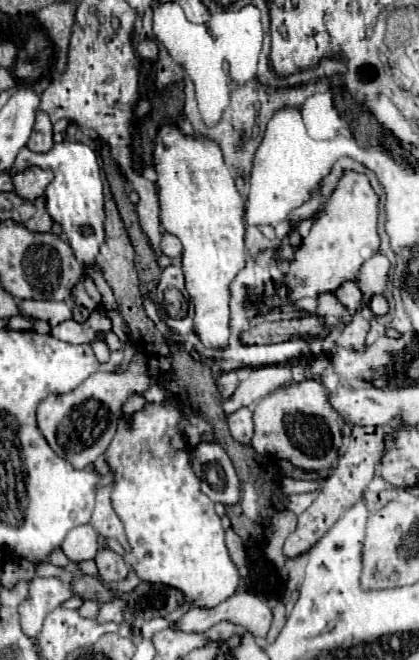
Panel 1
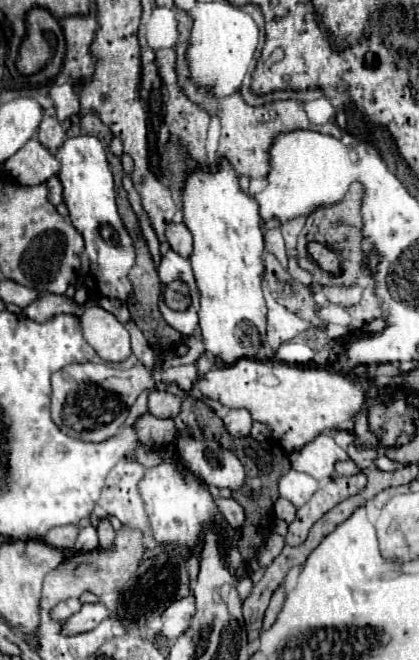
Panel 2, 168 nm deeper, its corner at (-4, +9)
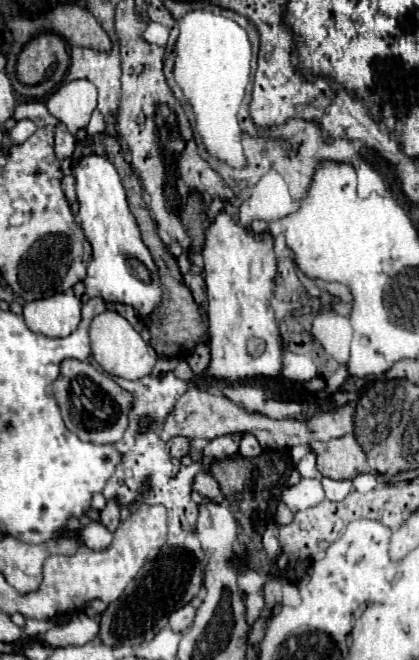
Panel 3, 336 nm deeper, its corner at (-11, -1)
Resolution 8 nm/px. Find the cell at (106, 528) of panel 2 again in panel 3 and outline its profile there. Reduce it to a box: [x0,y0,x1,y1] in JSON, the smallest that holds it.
[100,504,120,532]

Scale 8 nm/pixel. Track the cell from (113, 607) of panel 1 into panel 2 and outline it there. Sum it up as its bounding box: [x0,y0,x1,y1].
[61,602,111,636]

